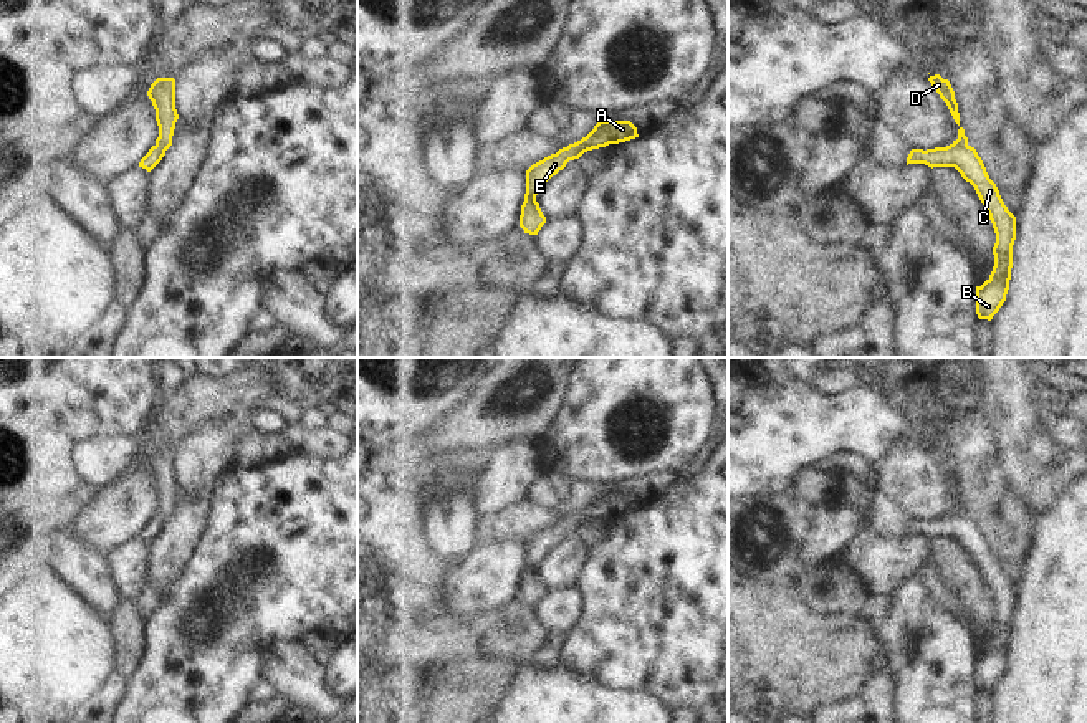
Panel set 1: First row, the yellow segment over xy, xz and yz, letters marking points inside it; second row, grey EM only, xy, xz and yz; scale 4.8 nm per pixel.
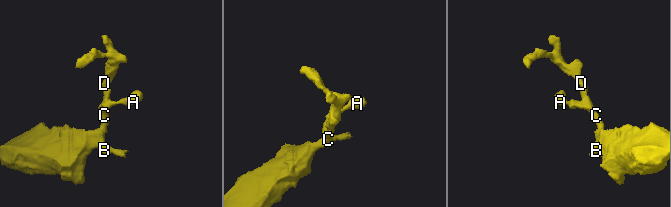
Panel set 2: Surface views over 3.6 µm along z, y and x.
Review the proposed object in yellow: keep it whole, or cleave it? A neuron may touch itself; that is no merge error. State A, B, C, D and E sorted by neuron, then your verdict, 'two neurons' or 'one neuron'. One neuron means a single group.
A B C D E | one neuron

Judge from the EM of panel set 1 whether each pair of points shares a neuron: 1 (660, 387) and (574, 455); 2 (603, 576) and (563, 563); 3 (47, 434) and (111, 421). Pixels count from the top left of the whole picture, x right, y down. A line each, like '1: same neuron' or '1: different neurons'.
1: same neuron
2: different neurons
3: different neurons

